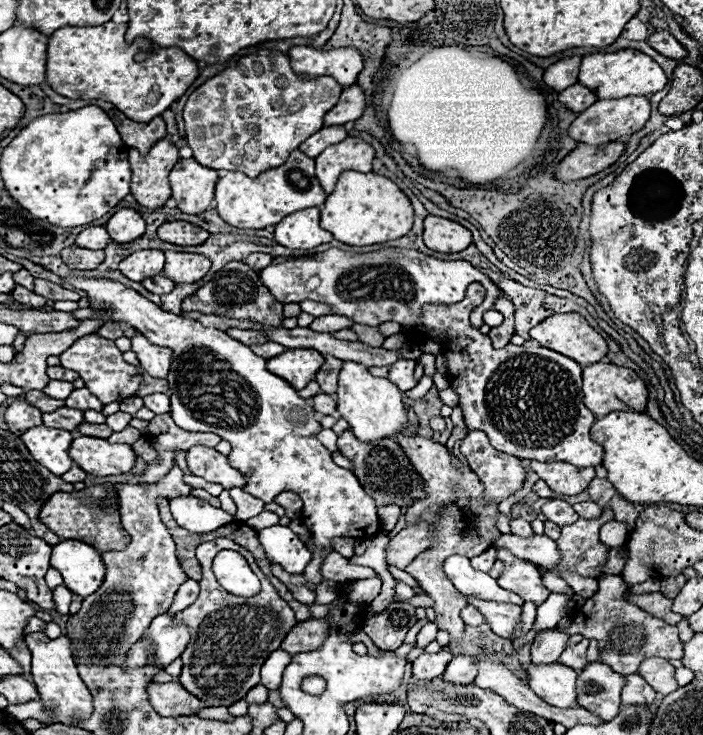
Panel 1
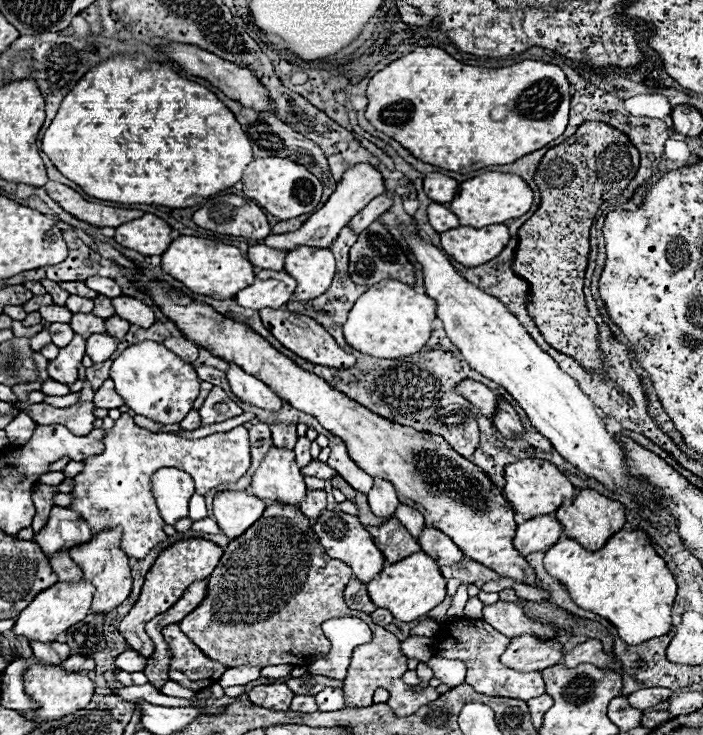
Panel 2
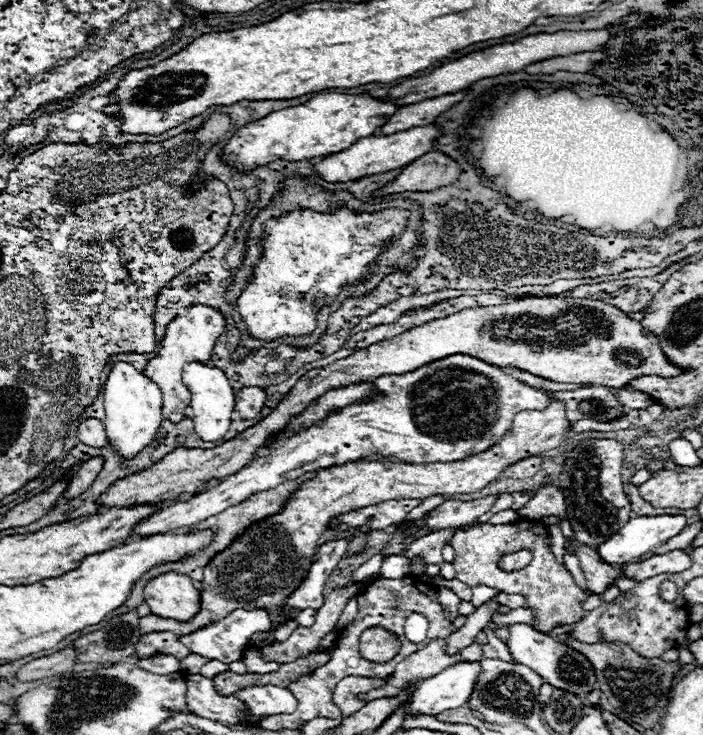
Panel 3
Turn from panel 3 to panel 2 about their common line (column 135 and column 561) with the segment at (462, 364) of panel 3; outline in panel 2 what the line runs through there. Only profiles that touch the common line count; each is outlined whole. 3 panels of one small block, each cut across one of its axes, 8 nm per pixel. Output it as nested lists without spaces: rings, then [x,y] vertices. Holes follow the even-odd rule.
[[[554,514],[534,516],[518,524],[514,536],[514,548],[522,556],[528,556],[532,552],[548,550],[552,544],[560,540],[560,536],[562,536],[562,526]]]

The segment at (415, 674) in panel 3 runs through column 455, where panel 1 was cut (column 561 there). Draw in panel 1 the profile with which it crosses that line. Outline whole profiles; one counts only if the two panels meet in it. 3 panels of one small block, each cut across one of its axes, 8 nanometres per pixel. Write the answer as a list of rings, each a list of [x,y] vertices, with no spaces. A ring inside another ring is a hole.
[[[582,640],[574,646],[566,646],[566,650],[562,652],[560,656],[560,664],[568,666],[568,668],[574,668],[574,670],[584,670],[588,660],[586,660],[586,650],[588,650],[588,640]]]

